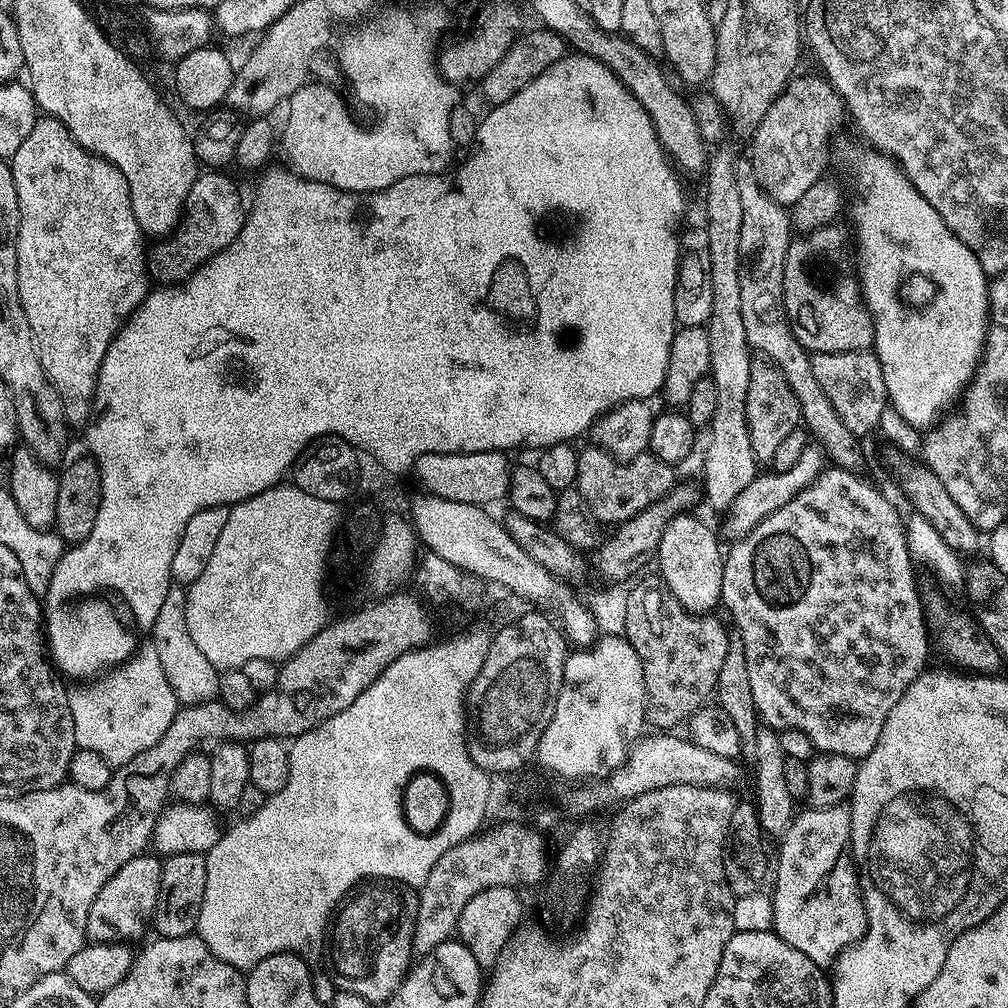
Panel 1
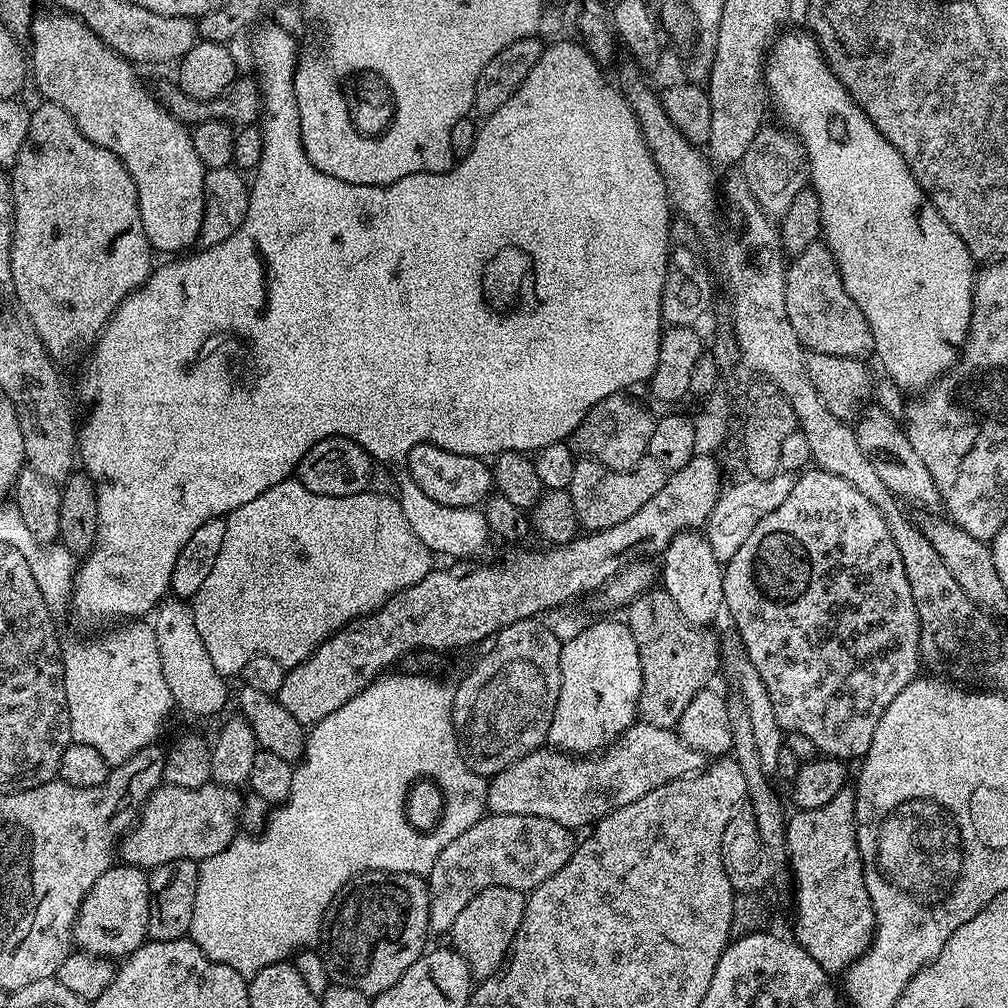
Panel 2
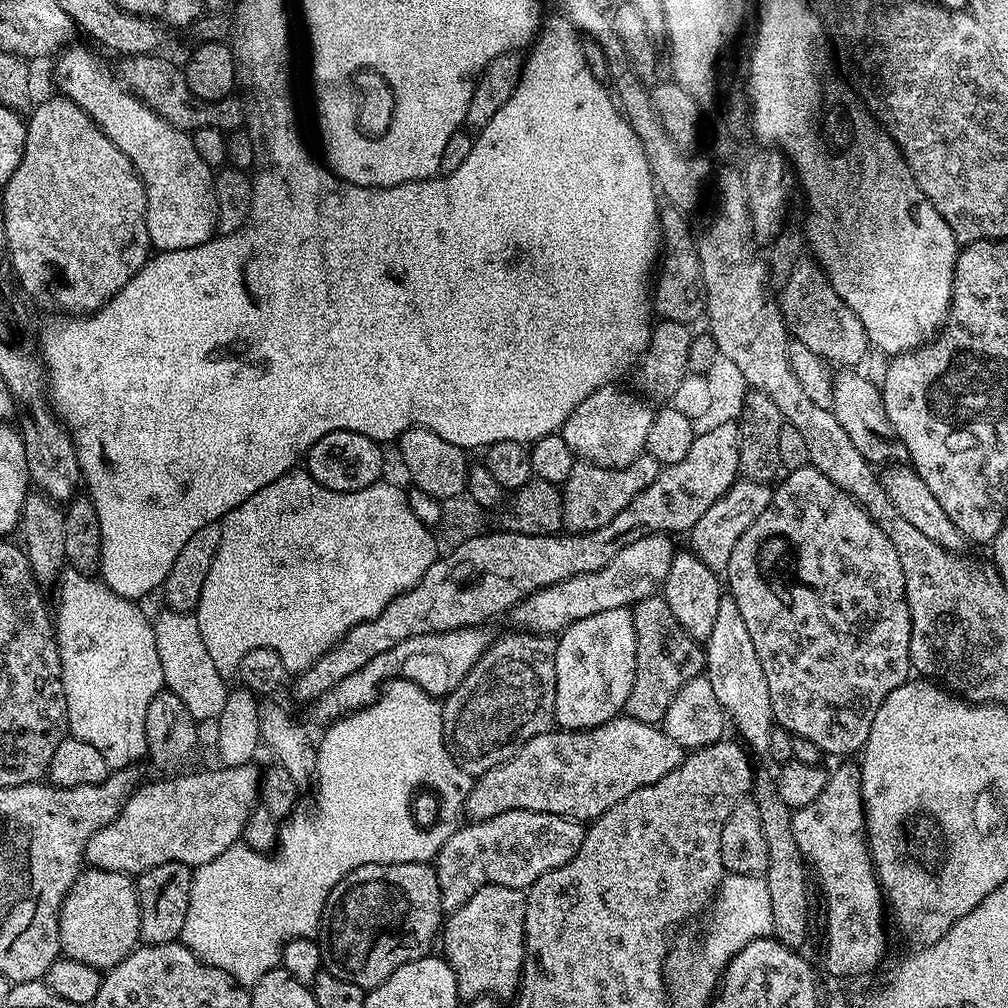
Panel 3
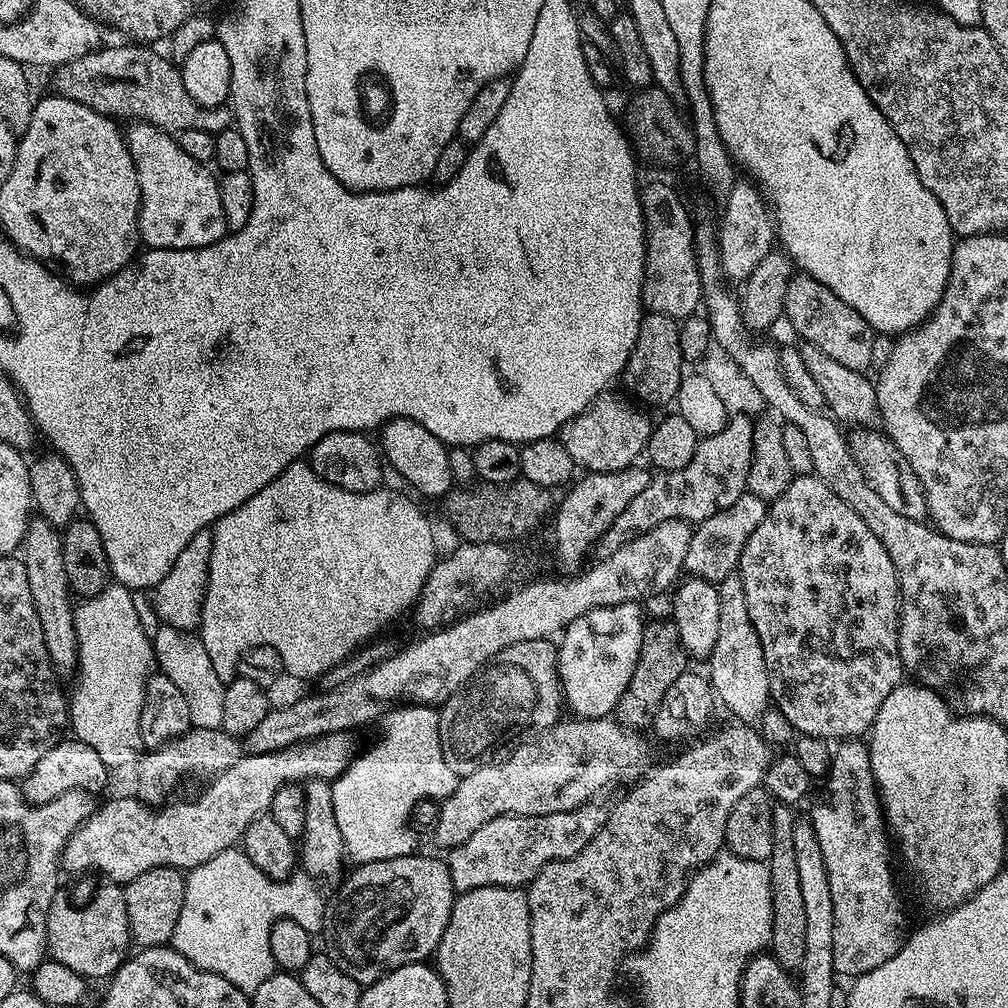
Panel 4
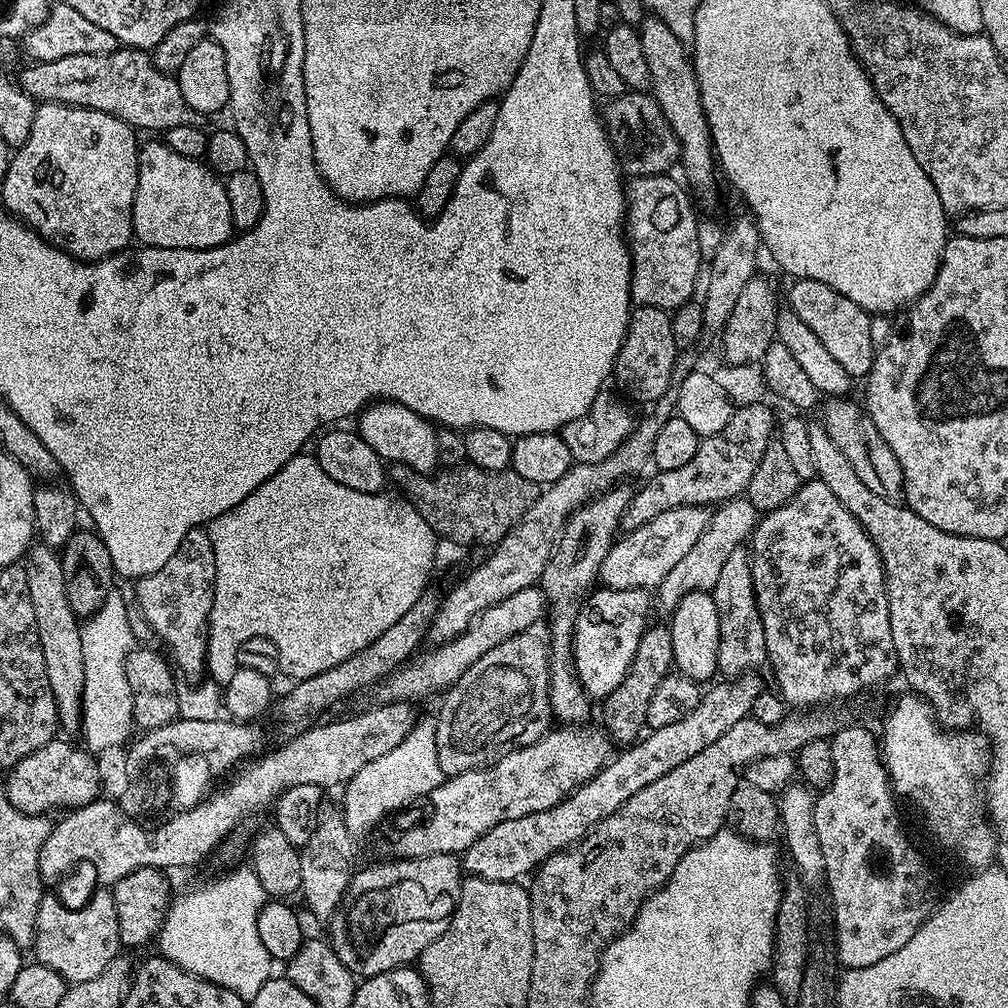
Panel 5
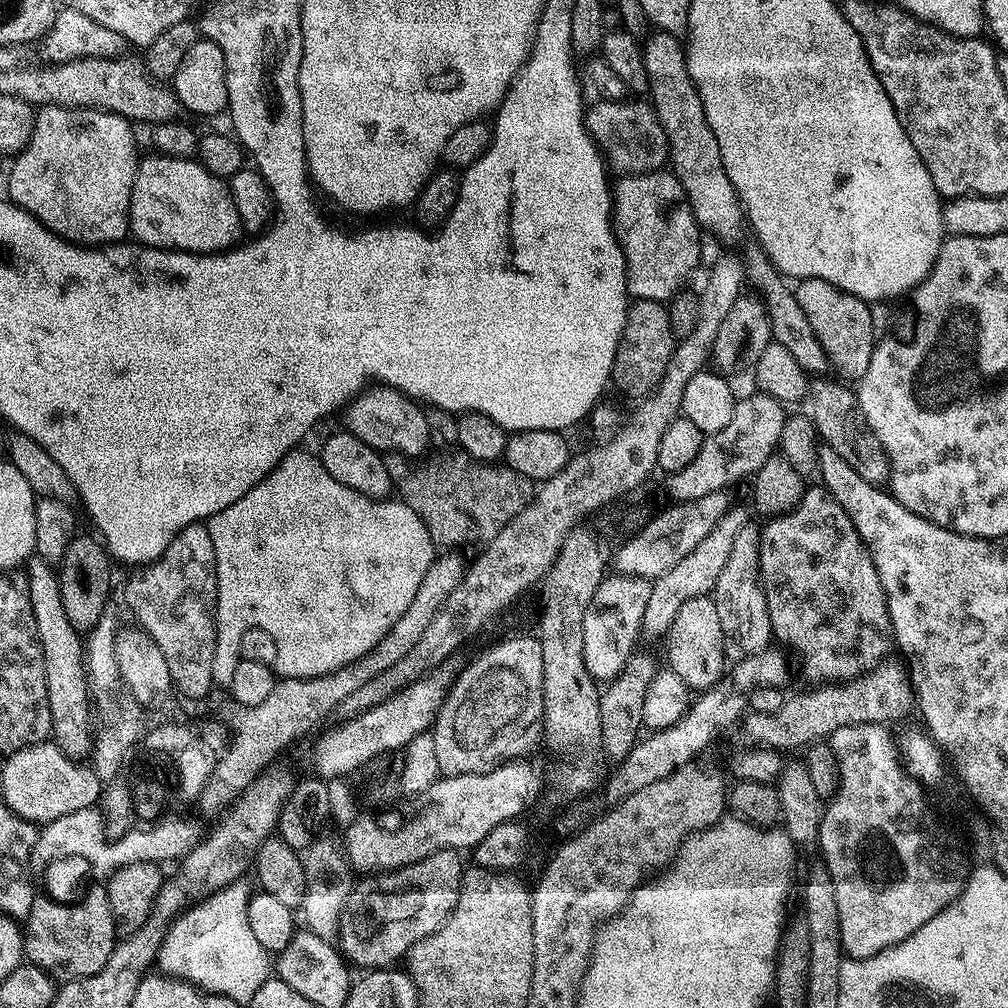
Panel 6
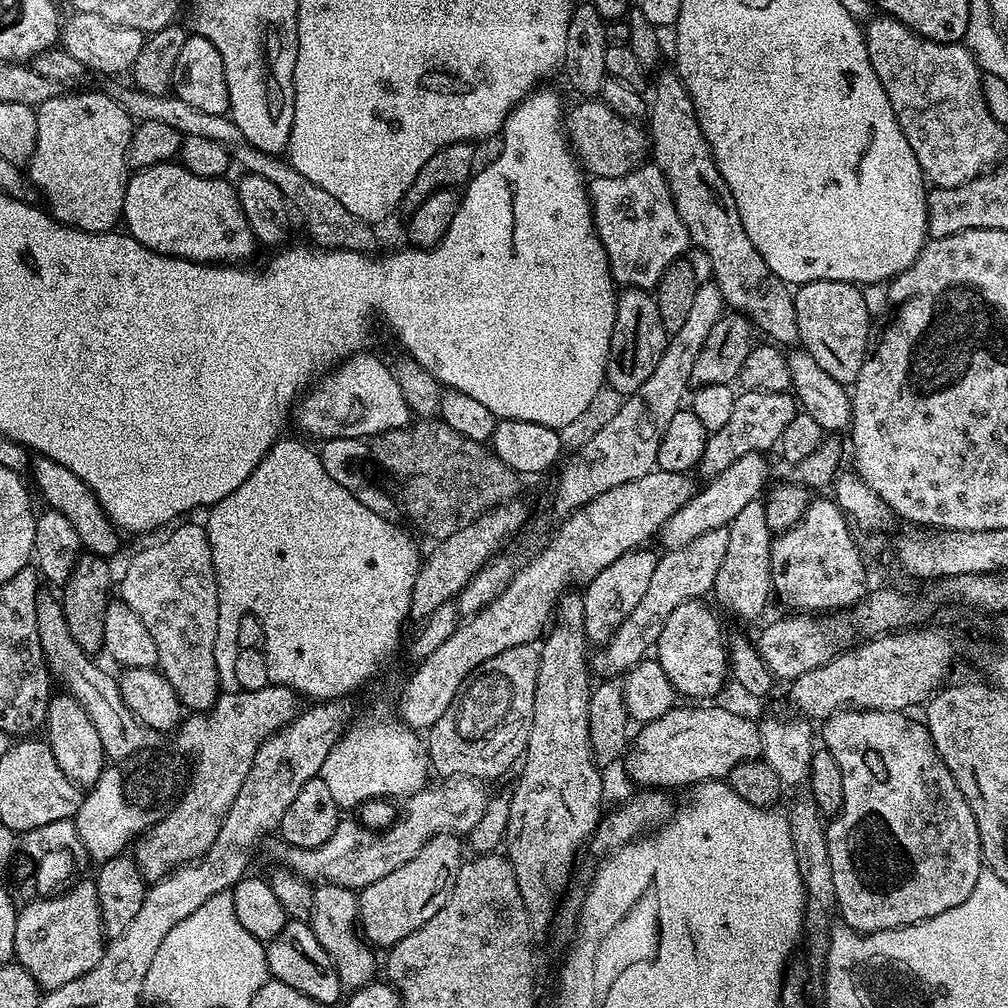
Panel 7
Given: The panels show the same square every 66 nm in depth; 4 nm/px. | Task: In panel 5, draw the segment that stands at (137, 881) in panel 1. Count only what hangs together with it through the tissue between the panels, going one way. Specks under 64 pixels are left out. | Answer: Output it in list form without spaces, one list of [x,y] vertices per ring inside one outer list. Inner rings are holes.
[[[107,887],[97,889],[81,909],[67,909],[56,894],[46,894],[40,899],[36,911],[35,959],[50,966],[50,970],[58,970],[69,985],[98,978],[98,974],[105,972],[110,962],[122,952],[114,898]]]

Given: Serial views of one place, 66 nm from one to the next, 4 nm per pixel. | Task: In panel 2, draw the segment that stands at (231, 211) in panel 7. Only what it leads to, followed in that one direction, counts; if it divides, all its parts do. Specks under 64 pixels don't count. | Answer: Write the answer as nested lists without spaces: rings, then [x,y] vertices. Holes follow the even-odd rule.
[[[48,10],[45,16],[35,15],[30,29],[31,36],[30,76],[34,84],[36,80],[37,90],[44,95],[41,97],[47,103],[62,106],[62,110],[70,114],[78,130],[82,130],[82,134],[90,138],[90,142],[110,150],[126,166],[130,178],[134,178],[136,183],[142,226],[149,245],[157,253],[180,254],[191,249],[191,244],[195,245],[200,238],[206,169],[202,158],[198,158],[194,151],[189,125],[172,117],[172,113],[159,99],[155,95],[151,96],[136,81],[137,69],[123,56],[107,48],[76,16],[61,10]]]

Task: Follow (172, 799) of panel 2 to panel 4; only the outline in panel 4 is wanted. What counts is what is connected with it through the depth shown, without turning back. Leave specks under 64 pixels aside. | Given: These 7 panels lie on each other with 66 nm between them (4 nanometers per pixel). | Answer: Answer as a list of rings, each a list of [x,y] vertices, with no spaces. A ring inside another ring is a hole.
[[[335,732],[319,736],[313,740],[301,740],[299,744],[292,744],[289,748],[283,748],[277,752],[267,752],[253,756],[246,754],[230,770],[217,772],[207,781],[208,784],[193,800],[180,800],[177,804],[168,804],[155,812],[143,799],[135,800],[132,796],[120,796],[117,800],[108,800],[99,805],[92,817],[66,842],[64,853],[60,855],[60,863],[63,871],[84,872],[87,868],[93,868],[101,872],[104,878],[111,883],[125,885],[138,874],[155,868],[179,868],[191,870],[199,864],[210,862],[218,854],[222,854],[228,848],[233,847],[243,837],[246,826],[254,822],[254,818],[265,815],[271,809],[274,802],[274,794],[283,784],[305,782],[310,779],[322,779],[329,782],[343,777],[348,771],[348,761],[353,759],[353,737],[346,732]]]

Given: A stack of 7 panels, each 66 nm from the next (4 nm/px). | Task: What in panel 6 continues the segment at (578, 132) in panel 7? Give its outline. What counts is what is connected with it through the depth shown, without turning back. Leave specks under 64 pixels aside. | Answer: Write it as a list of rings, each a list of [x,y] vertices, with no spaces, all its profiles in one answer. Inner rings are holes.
[[[597,99],[597,104],[589,103],[584,114],[584,126],[588,129],[593,143],[596,144],[605,165],[617,177],[641,176],[665,167],[668,160],[668,143],[658,122],[656,111],[651,103],[628,104],[627,99]]]

